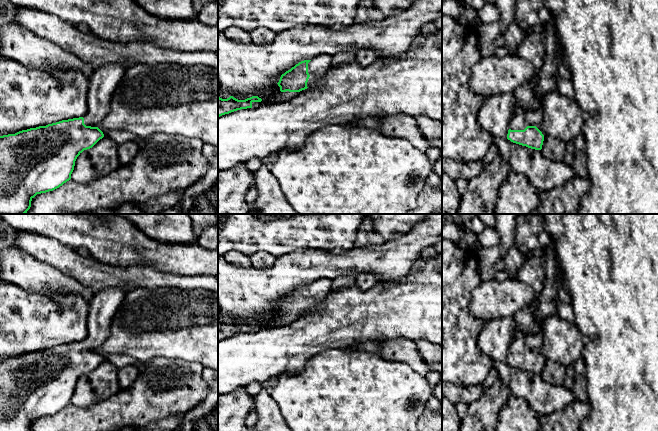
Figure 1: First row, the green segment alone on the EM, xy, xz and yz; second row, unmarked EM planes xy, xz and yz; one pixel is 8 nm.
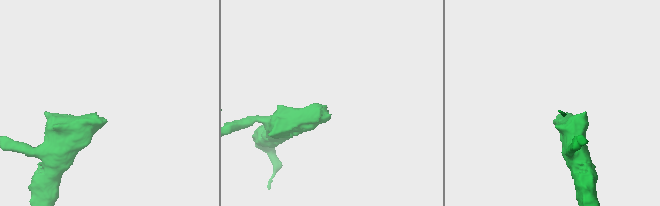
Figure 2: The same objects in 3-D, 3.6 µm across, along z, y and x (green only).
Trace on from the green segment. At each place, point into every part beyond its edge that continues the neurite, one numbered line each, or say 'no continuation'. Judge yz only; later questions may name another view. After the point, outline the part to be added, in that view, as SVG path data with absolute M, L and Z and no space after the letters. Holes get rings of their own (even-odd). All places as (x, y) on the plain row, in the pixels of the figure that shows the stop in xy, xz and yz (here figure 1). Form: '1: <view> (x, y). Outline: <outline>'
1: yz (530, 337). Outline: M534 299L527 307L513 316L520 335L512 339L511 354L524 354L527 350L536 350L543 343L540 327L534 317L536 305L536 299Z

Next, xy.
1: xy (102, 308). Outline: M122 286L93 294L89 302L87 337L83 340L86 350L98 351L107 340L111 333L112 320L127 292L128 288Z

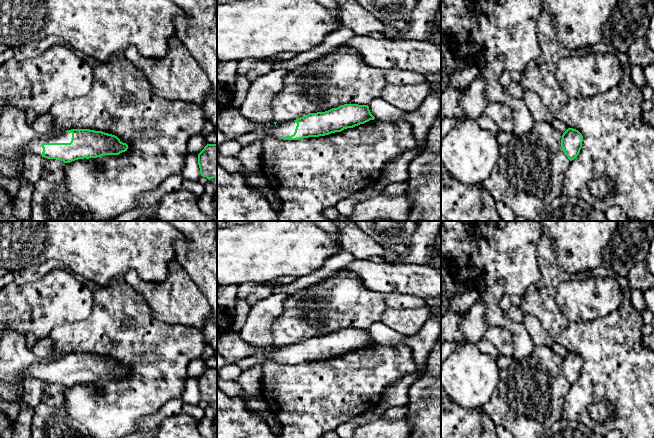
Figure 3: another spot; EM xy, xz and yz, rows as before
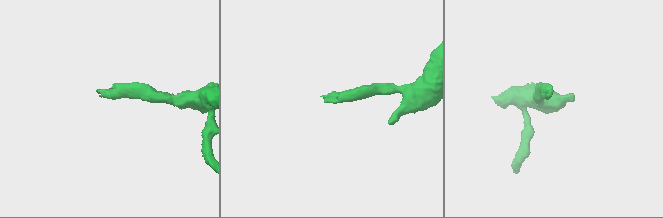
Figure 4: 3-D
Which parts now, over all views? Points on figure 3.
1: xy (34, 370). Outline: M64 356L59 360L55 360L50 363L38 363L31 364L29 367L24 369L20 374L19 384L22 383L27 375L31 375L35 378L41 379L43 376L43 372L41 370L42 367L70 367L72 362L72 357Z

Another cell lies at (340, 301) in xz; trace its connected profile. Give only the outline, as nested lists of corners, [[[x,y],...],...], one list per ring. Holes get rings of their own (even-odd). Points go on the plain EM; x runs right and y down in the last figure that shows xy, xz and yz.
[[[340,270],[308,288],[288,294],[285,310],[271,326],[273,343],[274,346],[296,344],[309,337],[325,336],[344,328],[369,329],[372,324],[381,321],[387,308],[386,295],[366,288],[356,273]]]

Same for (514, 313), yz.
[[[511,305],[508,310],[503,310],[506,318],[520,323],[523,322],[524,314],[520,307]]]

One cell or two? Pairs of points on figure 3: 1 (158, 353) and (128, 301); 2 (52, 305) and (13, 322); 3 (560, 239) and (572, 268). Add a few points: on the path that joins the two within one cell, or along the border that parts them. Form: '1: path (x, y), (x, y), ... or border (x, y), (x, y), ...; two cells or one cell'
1: path (145, 340), (128, 323), (128, 314); one cell
2: path (42, 305), (27, 308), (23, 312); one cell
3: path (567, 246), (573, 252), (573, 261); one cell

